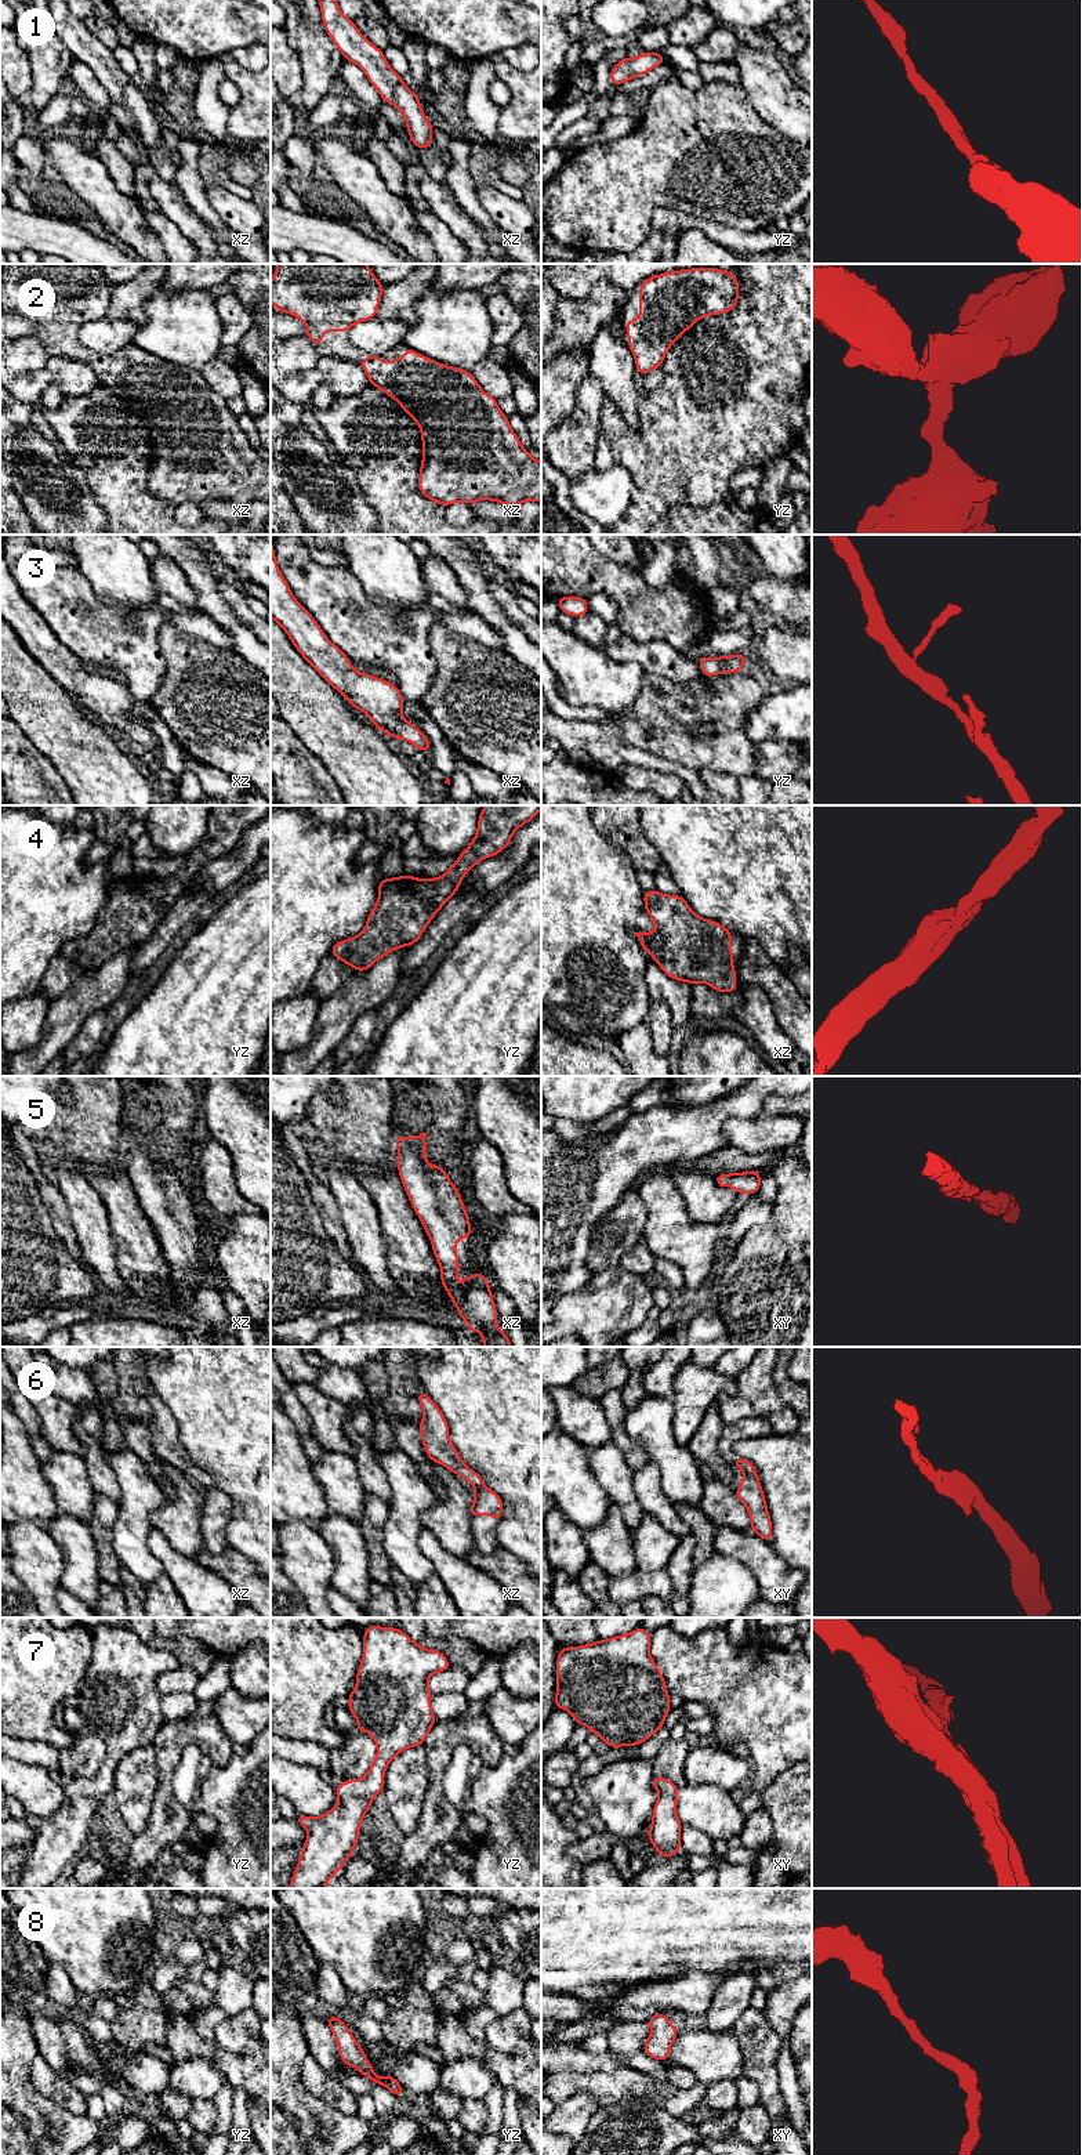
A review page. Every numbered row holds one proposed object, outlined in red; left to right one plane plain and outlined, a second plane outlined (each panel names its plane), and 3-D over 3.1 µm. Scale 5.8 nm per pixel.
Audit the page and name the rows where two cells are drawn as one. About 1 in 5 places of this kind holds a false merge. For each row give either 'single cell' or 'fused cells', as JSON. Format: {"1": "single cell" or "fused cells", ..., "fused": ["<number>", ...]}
{"1": "single cell", "2": "single cell", "3": "single cell", "4": "single cell", "5": "single cell", "6": "fused cells", "7": "single cell", "8": "single cell", "fused": ["6"]}

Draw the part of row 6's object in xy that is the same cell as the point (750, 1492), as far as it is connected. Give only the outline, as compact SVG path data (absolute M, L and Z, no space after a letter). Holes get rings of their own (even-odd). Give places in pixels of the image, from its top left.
M744 1474L739 1488L734 1489L734 1493L748 1510L751 1531L770 1543L772 1520L759 1479L752 1474Z

